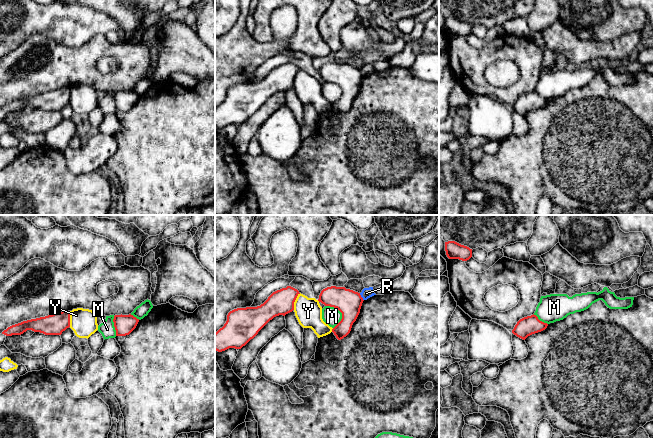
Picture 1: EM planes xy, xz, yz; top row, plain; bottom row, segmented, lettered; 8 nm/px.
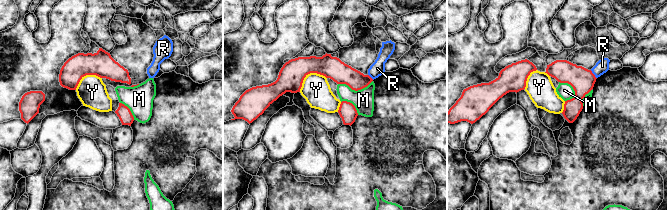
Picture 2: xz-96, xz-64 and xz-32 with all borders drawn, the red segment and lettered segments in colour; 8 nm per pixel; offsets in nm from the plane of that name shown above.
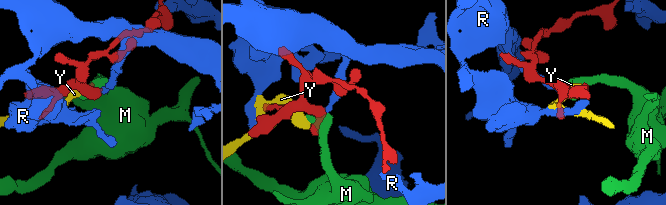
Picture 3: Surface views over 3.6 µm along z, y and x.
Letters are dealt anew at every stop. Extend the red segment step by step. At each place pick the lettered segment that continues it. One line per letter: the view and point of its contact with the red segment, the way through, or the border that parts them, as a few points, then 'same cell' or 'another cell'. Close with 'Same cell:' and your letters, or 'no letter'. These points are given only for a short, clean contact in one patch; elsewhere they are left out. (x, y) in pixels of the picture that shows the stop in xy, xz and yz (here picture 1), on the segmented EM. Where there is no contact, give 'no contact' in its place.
M: meets red in xz at (341, 312); border along xz (325, 305), (335, 307), (341, 313), (341, 320), (333, 328); another cell
R: meets red in xz at (361, 297); another cell
Y: meets red in xz at (294, 301); another cell
Same cell: no letter

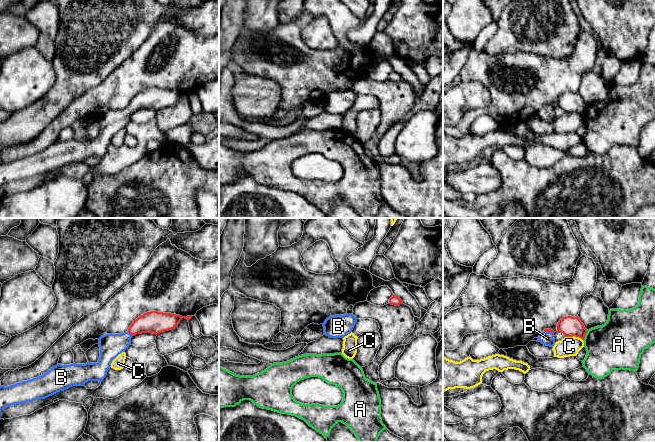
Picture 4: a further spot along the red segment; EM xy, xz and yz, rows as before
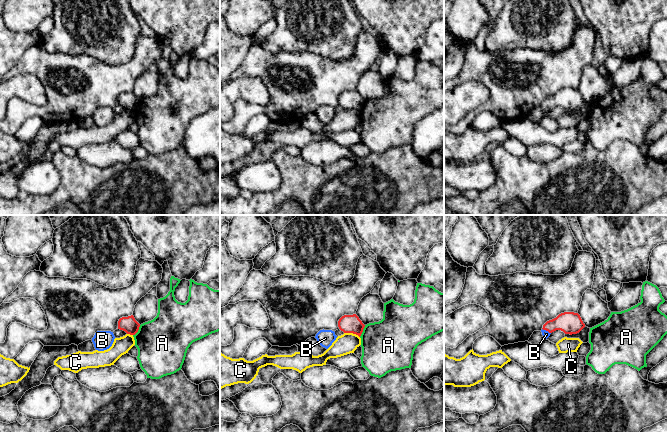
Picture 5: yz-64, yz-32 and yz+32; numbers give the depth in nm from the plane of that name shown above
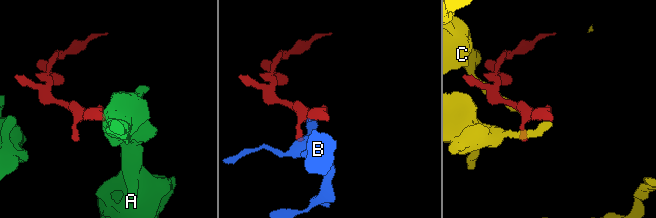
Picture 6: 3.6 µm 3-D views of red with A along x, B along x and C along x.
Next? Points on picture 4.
A: meets red in yz at (585, 334); border along yz (587, 330), (584, 338); another cell
B: meets red in xy at (130, 333); runs through xy (154, 322), (142, 324), (130, 333), (121, 342), (111, 345); same cell
C: meets red in yz at (573, 335); another cell
Same cell: B

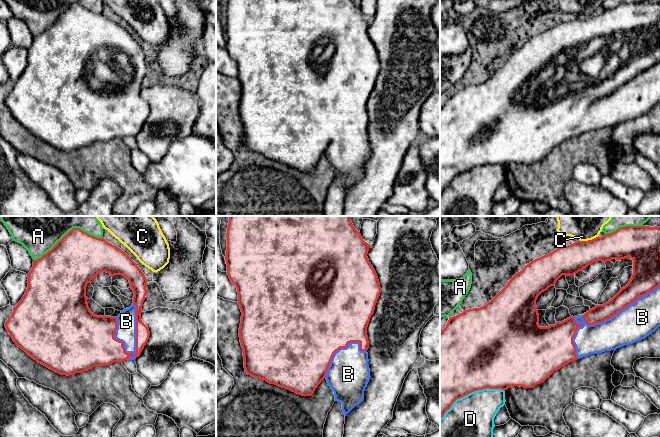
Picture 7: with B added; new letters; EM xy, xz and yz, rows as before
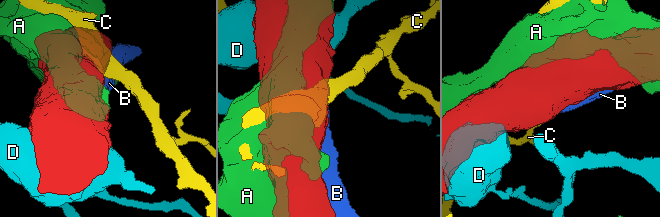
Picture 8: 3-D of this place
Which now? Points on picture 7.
A: meets red in xy at (68, 232); another cell
B: meets red in xy at (136, 332); same cell
C: meets red in yz at (589, 240); another cell
D: meets red in yz at (470, 392); another cell
Same cell: B

